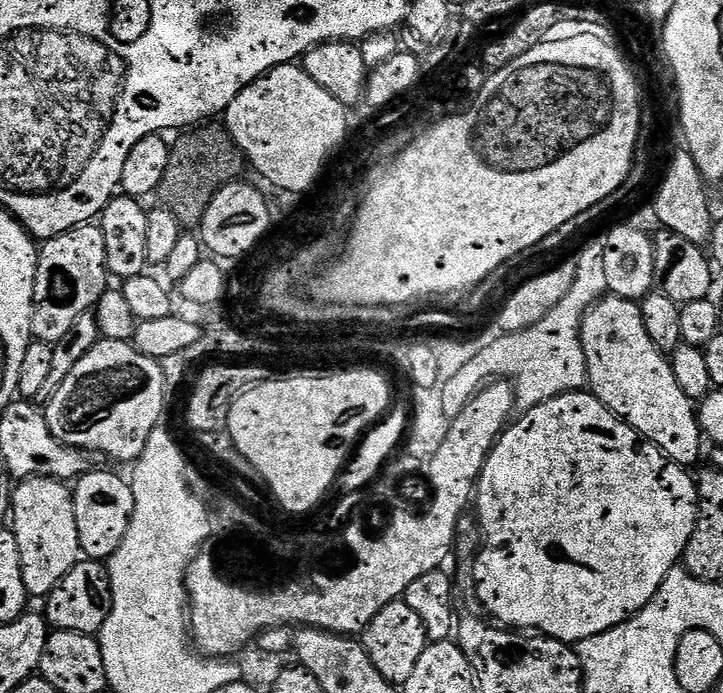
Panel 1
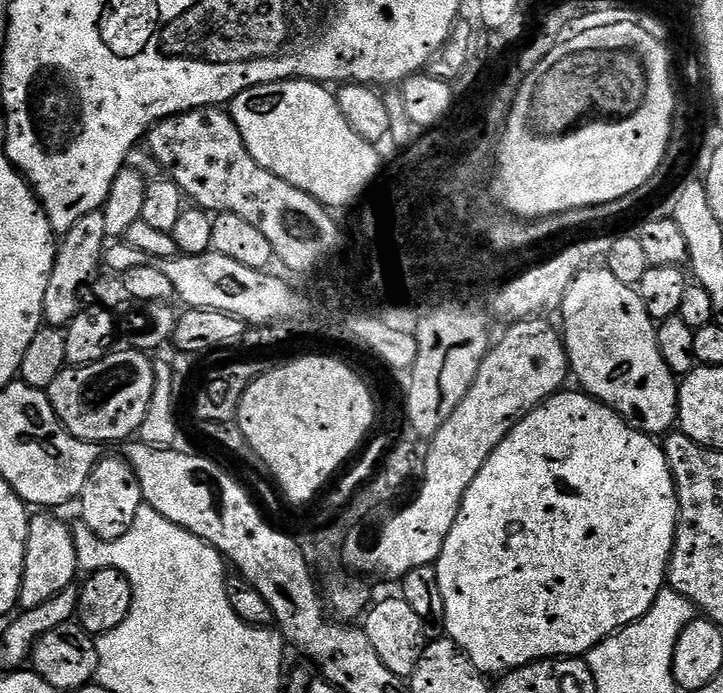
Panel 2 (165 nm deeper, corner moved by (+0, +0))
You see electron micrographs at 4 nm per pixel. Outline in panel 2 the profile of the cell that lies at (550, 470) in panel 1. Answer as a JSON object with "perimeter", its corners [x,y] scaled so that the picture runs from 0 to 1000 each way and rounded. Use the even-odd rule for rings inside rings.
{"perimeter":[[[776,563],[751,577],[743,589],[715,606],[714,613],[694,632],[694,638],[672,661],[661,690],[650,696],[650,707],[636,726],[633,747],[617,771],[611,799],[602,811],[606,828],[606,851],[611,851],[614,876],[613,911],[650,949],[650,955],[667,973],[708,970],[736,958],[740,952],[759,949],[802,949],[830,924],[888,892],[899,880],[905,863],[921,847],[924,807],[935,781],[935,755],[941,732],[935,717],[935,697],[924,671],[917,645],[893,623],[876,618],[830,577],[823,577],[806,563]]]}

